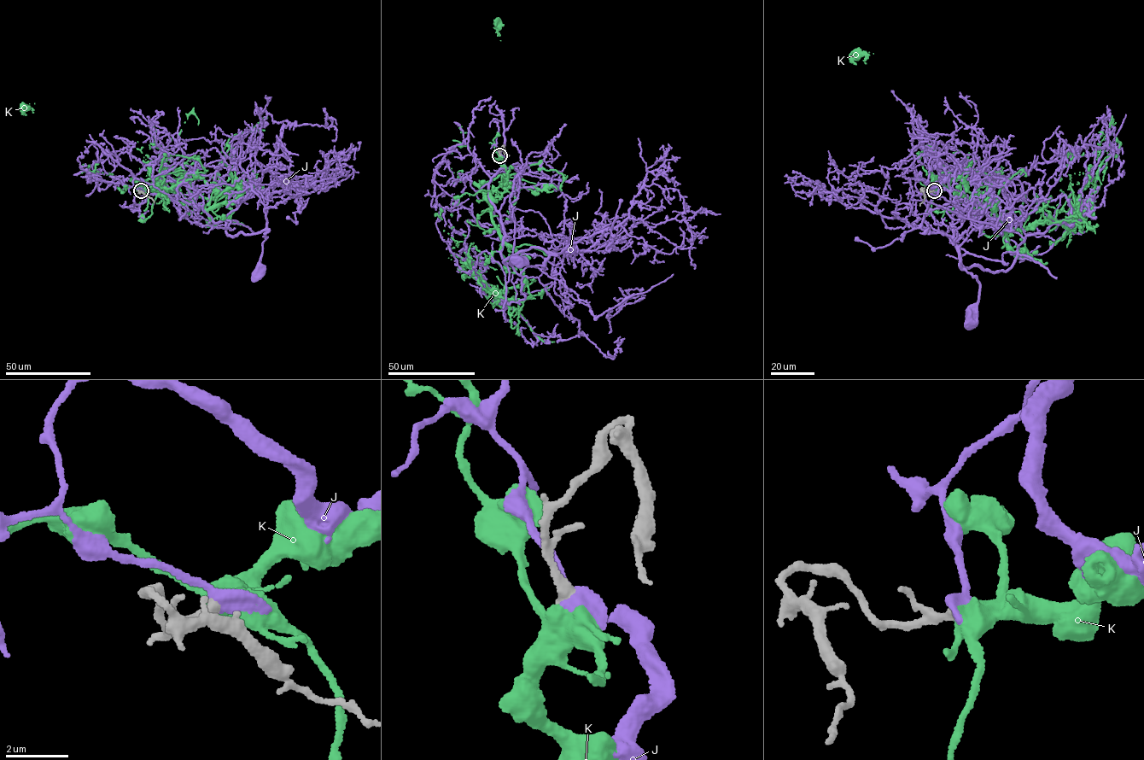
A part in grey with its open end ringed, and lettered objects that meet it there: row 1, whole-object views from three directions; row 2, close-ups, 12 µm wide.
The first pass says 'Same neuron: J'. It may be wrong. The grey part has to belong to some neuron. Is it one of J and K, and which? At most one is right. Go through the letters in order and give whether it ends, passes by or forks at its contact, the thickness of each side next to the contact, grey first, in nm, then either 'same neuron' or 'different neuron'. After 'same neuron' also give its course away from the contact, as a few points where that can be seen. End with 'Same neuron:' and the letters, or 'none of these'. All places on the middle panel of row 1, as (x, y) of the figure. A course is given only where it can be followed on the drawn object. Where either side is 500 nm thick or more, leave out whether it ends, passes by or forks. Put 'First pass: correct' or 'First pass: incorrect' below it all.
J: it passes by; 400 nm thick on the grey side, 400 nm on the other; different neuron
K: 380 nm thick on the grey side, 550 nm on the other; same neuron; it runs (500, 154), (507, 173), (480, 185), (522, 287), (483, 289), (452, 255), (458, 246), (444, 231), (452, 213)
Same neuron: K
First pass: incorrect

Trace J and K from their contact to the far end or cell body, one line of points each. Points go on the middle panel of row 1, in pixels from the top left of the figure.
J: (500, 154), (488, 195), (503, 263), (533, 248), (553, 254), (542, 265), (518, 260)
K: (500, 154), (507, 173), (480, 185), (522, 287), (483, 289), (452, 255), (458, 246), (444, 231), (452, 213)

